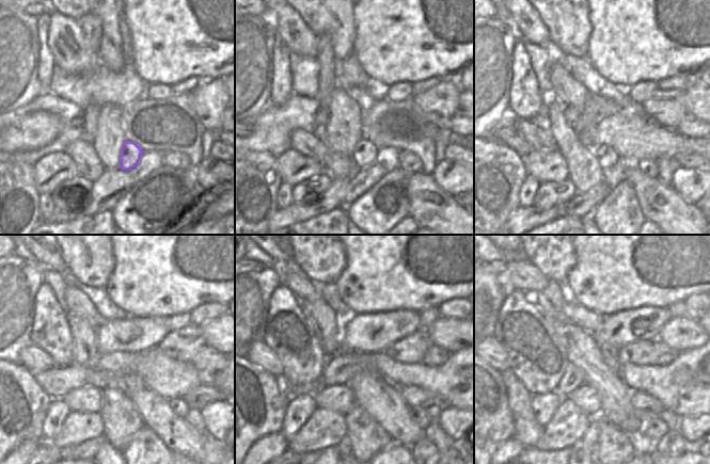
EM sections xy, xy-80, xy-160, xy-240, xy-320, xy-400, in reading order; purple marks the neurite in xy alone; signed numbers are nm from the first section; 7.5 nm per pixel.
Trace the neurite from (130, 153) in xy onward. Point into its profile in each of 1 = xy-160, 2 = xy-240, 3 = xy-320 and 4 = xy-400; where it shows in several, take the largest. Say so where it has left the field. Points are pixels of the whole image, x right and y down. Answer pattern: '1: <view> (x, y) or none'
1: xy-160 (606, 157)
2: xy-240 (130, 383)
3: xy-320 (371, 369)
4: xy-400 (610, 352)

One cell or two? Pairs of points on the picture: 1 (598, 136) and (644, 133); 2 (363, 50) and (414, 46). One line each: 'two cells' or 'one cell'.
1: one cell
2: one cell

